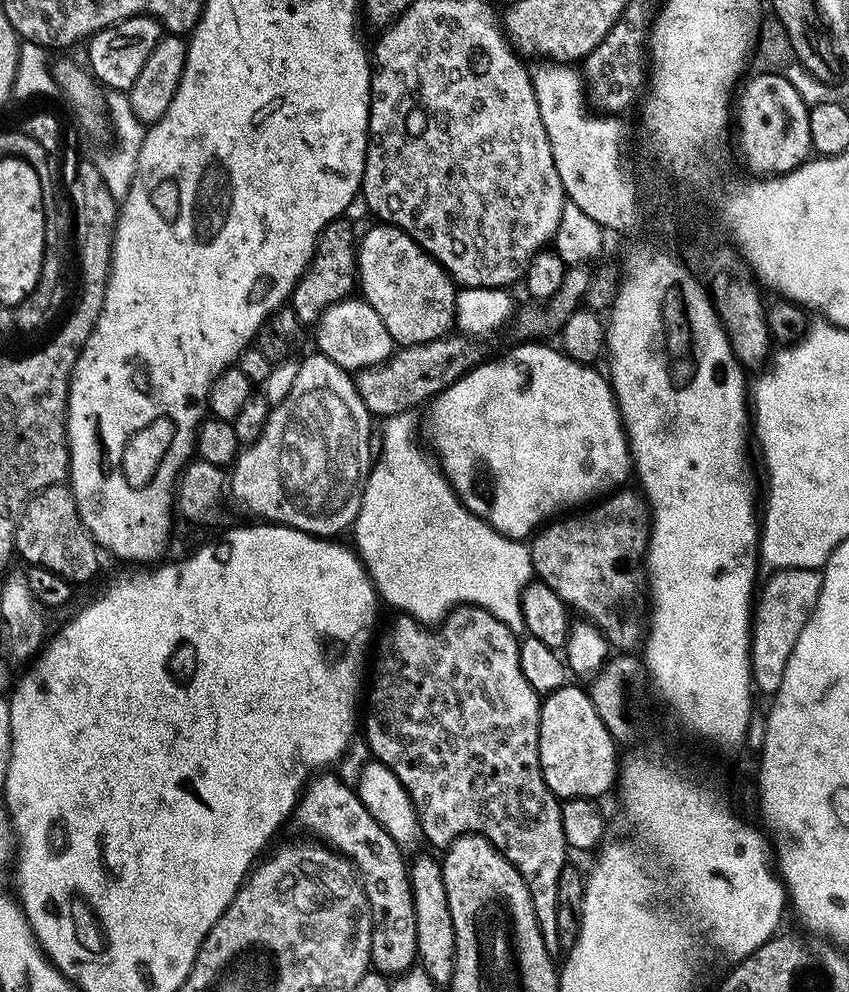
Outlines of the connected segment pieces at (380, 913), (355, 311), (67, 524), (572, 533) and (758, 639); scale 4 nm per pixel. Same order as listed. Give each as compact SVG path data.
M316 774L309 779L301 792L299 800L296 801L294 813L294 824L301 828L305 837L319 842L337 852L341 856L347 856L360 875L360 885L364 887L364 893L368 904L372 907L374 917L374 931L372 933L372 962L371 967L381 974L403 974L417 963L416 959L416 927L414 926L414 906L412 905L412 882L410 879L410 868L400 854L401 845L386 834L386 830L362 806L360 795L355 787L346 785L336 774Z
M349 298L331 304L320 315L314 331L316 344L320 347L317 348L319 355L330 358L330 362L348 369L352 374L389 360L394 351L394 342L390 338L390 330L386 330L386 322L382 322L378 310L374 310L374 306L370 306L362 298Z
M67 483L46 486L28 500L16 524L15 555L25 560L25 565L54 570L73 586L84 584L96 576L100 568L101 549L95 538L86 530L78 514L76 499Z
M616 490L605 495L584 510L589 512L568 514L545 523L531 537L530 551L535 579L546 582L546 586L550 586L550 590L554 590L554 594L558 594L558 598L562 598L573 613L580 612L576 614L589 620L608 639L613 649L628 654L639 649L646 636L646 557L650 509L639 491L624 491L628 490Z
M777 568L768 581L763 581L754 604L752 618L752 682L757 693L765 692L768 698L775 696L782 686L782 674L790 654L794 654L794 642L806 626L818 594L822 590L823 575L814 568Z

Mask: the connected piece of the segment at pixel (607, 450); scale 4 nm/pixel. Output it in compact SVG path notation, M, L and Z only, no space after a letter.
M520 342L515 345L517 348L510 349L505 356L500 356L497 360L488 360L485 364L477 363L469 368L459 380L435 397L431 405L433 406L432 417L428 420L428 436L432 439L433 448L431 451L444 477L452 483L452 488L459 500L494 530L521 542L527 541L545 522L569 510L579 509L603 497L609 490L616 490L627 485L624 483L627 482L628 476L630 480L630 473L634 468L632 454L628 451L628 435L624 432L624 424L620 420L620 408L616 405L616 397L612 394L612 385L607 375L603 371L595 372L597 370L595 367L574 362L569 356L564 355L559 347L551 348L550 345L551 343L548 342Z

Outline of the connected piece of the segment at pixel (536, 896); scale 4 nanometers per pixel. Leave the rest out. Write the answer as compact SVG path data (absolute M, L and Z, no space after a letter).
M457 606L444 617L439 626L425 626L412 616L403 614L395 617L397 620L378 636L378 643L374 648L374 660L376 656L377 676L372 680L372 689L367 689L366 704L368 700L368 713L362 716L362 739L368 744L371 755L398 778L400 785L408 792L412 805L416 808L416 817L420 819L420 831L423 839L429 840L437 850L443 850L451 846L457 836L475 834L484 836L490 843L503 854L522 874L526 886L530 890L530 898L534 906L536 921L542 934L542 942L546 950L556 954L561 951L558 942L558 878L566 867L564 852L566 845L562 834L562 814L560 813L561 801L546 786L546 778L540 769L540 755L538 754L538 734L540 733L540 705L541 697L526 682L522 675L522 666L518 662L518 650L520 640L513 629L508 628L494 614L490 614L485 608L475 606Z

